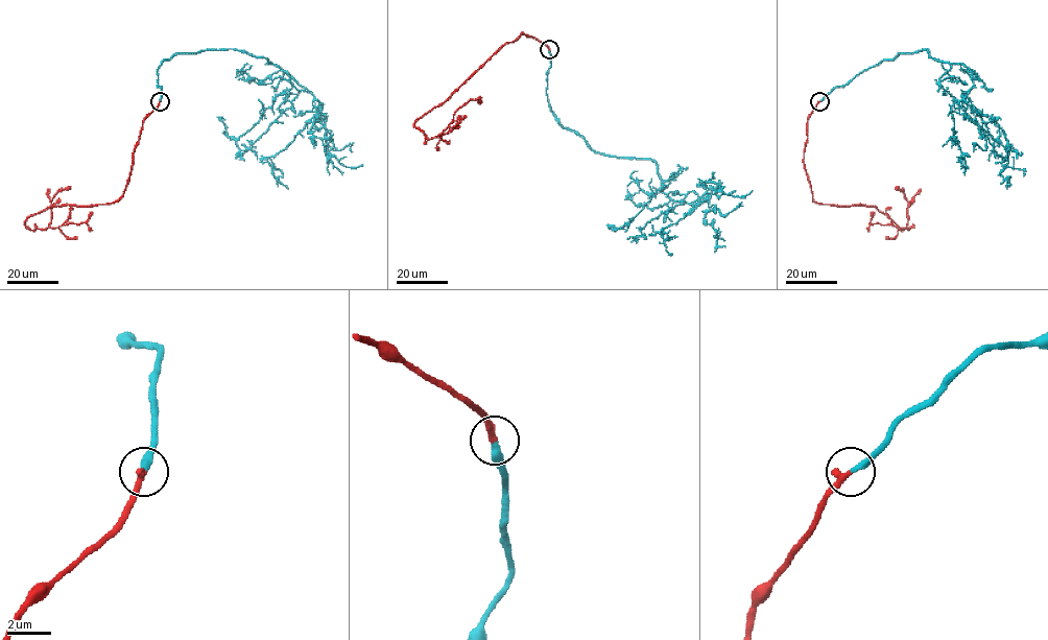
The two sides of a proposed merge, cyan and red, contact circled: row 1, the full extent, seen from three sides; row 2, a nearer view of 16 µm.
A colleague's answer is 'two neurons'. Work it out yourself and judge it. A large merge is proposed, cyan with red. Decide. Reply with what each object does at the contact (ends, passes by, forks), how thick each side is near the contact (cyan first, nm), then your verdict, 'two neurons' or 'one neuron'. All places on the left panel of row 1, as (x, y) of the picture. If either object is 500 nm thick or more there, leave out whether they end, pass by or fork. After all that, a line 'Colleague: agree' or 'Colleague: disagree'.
cyan ends there; red ends there; 320 nm thick on the cyan side, 300 nm on the other; one neuron
Colleague: disagree

